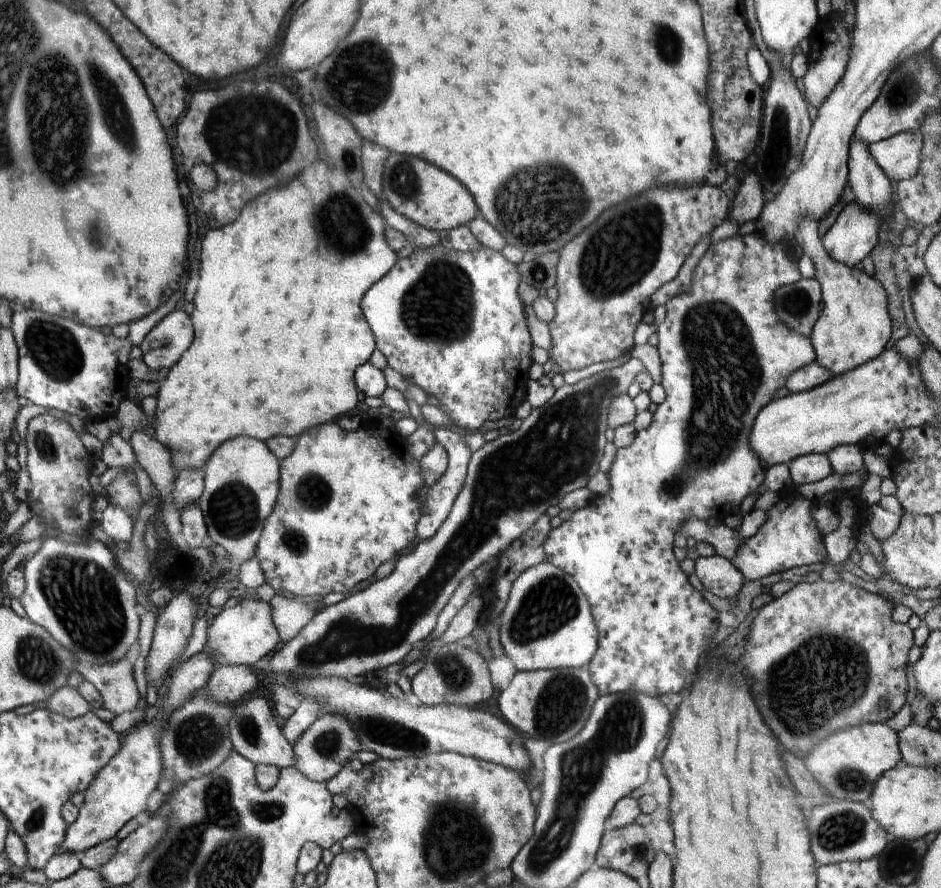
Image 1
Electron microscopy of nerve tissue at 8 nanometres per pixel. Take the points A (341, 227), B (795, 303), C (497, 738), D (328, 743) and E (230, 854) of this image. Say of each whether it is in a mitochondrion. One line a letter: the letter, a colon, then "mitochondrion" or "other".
A: mitochondrion
B: mitochondrion
C: other
D: mitochondrion
E: mitochondrion

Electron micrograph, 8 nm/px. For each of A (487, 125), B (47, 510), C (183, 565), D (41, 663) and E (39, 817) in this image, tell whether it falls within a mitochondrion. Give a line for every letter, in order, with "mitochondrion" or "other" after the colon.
A: other
B: other
C: other
D: mitochondrion
E: mitochondrion

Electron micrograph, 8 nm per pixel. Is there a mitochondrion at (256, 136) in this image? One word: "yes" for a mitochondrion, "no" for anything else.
yes

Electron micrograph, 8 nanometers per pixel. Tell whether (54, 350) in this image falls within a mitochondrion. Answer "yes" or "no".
yes

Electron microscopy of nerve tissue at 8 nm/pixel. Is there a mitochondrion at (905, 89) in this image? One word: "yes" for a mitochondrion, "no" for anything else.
yes

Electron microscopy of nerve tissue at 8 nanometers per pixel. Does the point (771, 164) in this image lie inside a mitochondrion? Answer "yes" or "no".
no

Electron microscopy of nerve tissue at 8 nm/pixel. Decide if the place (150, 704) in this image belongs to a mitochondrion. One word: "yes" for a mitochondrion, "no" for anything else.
no

